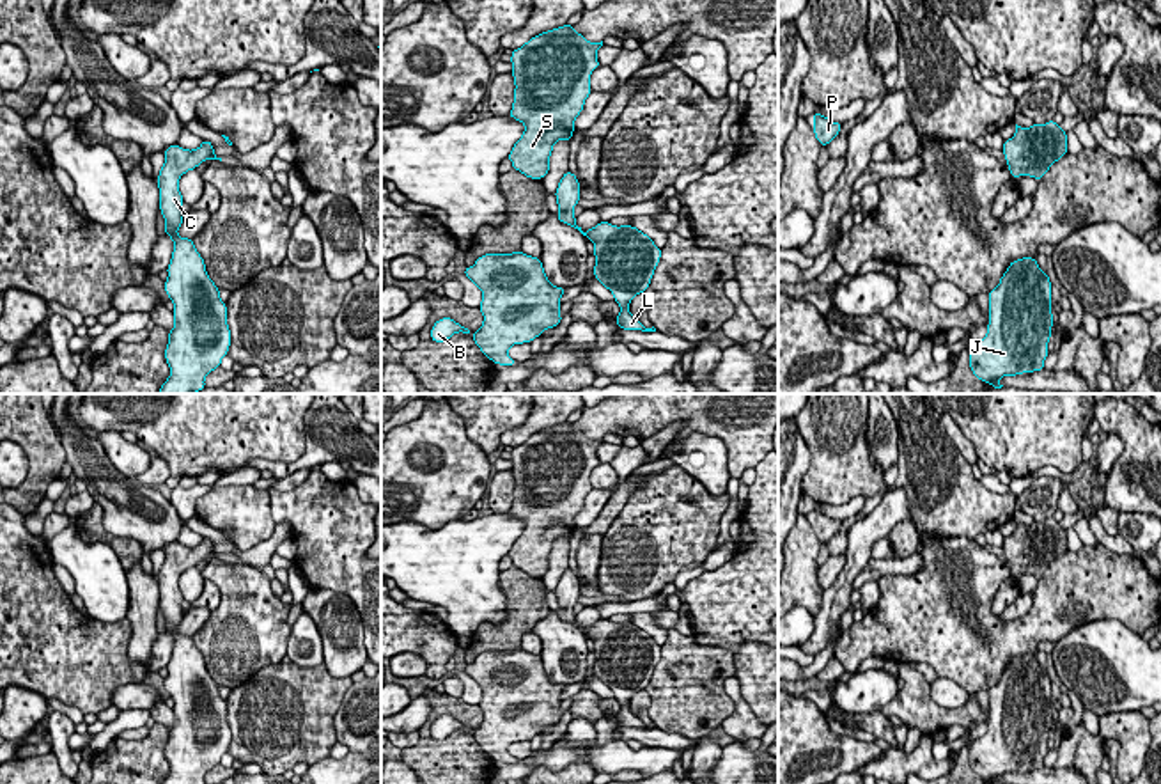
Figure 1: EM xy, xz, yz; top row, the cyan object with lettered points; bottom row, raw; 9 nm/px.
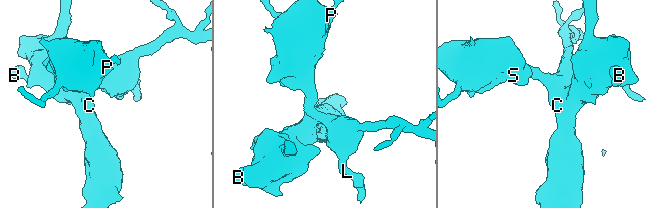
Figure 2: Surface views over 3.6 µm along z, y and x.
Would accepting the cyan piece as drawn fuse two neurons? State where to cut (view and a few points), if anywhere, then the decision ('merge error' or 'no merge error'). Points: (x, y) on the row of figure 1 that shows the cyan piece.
no cut | no merge error

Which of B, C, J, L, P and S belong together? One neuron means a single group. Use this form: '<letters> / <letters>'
B C J L P S

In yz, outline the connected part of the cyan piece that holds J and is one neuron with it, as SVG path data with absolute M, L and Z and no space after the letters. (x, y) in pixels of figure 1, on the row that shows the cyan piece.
M1023 257L1009 264L987 296L987 335L971 346L970 369L1001 388L1003 376L1044 369L1053 326L1051 280L1037 259Z

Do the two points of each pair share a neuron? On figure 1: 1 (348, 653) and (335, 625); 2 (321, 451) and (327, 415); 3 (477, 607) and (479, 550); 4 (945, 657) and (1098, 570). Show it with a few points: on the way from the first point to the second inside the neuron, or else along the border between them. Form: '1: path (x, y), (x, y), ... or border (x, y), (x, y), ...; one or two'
1: path (342, 646), (341, 632); one
2: path (325, 442), (327, 424); one
3: path (477, 593), (477, 564); one
4: path (982, 653), (1020, 639), (1060, 598); one

